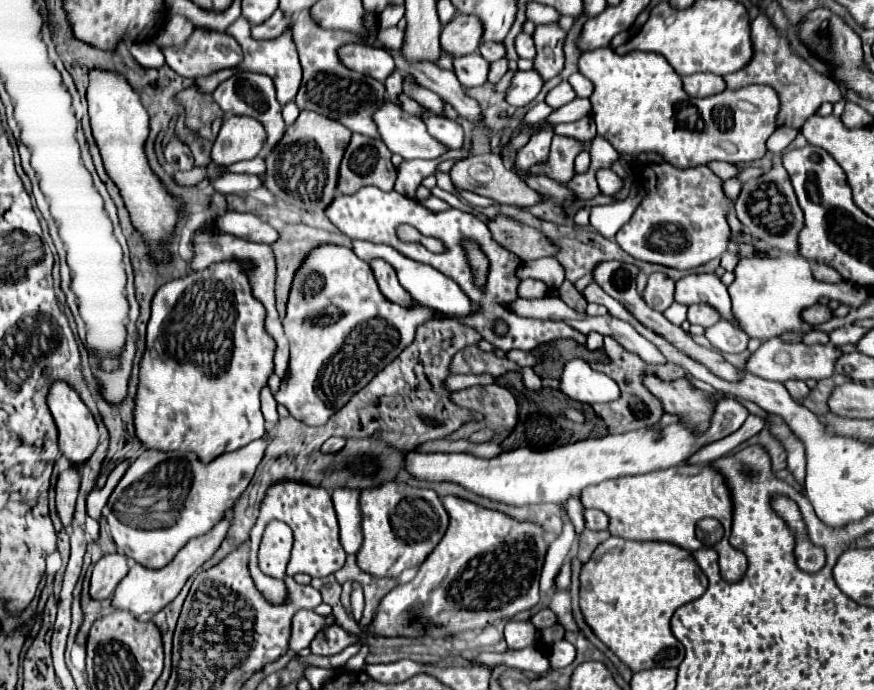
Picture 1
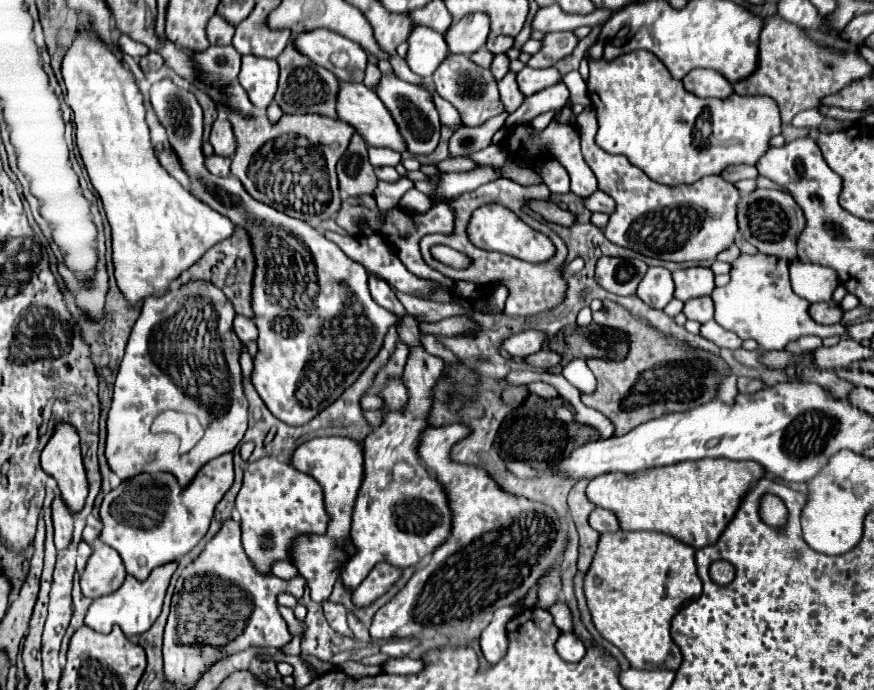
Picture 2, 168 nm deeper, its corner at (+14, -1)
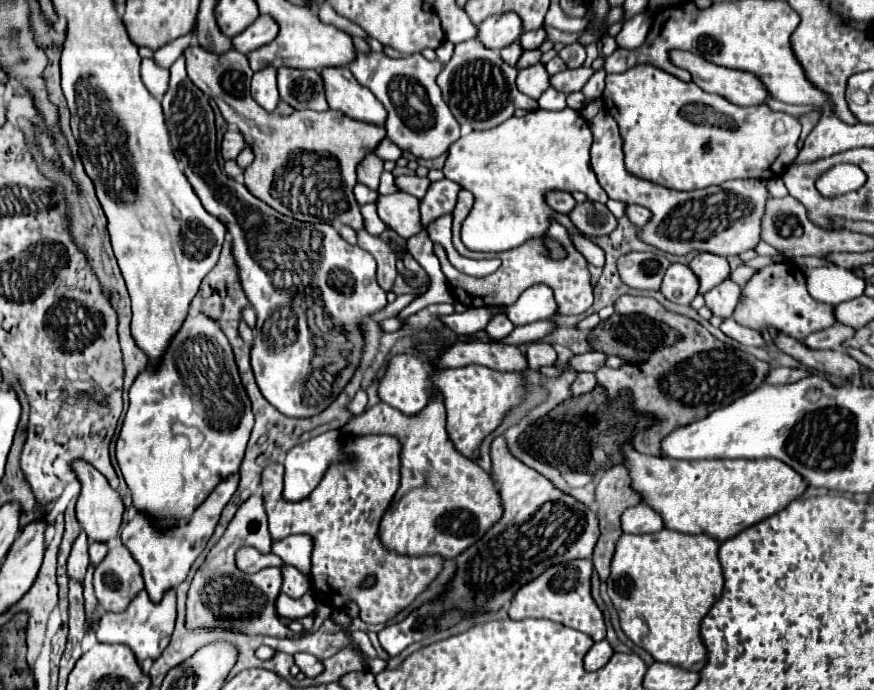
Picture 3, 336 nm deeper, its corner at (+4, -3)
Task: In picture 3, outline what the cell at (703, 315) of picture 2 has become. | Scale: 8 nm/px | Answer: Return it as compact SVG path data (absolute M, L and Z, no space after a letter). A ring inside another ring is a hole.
M730 278L704 294L706 306L712 310L714 316L720 316L720 318L732 316L736 304L738 304L738 298L740 298L740 286L734 284Z

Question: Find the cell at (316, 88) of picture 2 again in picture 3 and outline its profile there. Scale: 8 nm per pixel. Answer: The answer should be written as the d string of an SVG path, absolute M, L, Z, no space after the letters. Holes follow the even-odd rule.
M278 68L280 98L294 110L328 110L320 70Z

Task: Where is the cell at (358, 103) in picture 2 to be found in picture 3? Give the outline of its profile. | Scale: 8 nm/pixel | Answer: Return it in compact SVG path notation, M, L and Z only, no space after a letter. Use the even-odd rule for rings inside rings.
M324 68L322 78L332 110L340 110L360 122L386 124L386 108L378 104L378 98L368 88L354 80L348 68Z

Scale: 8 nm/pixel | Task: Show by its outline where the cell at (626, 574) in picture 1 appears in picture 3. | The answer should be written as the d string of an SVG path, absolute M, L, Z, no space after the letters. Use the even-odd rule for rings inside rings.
M662 530L656 534L622 534L614 560L610 566L610 576L606 580L608 584L608 596L618 610L620 626L624 634L656 660L674 664L686 670L700 670L706 664L706 648L700 640L700 620L706 616L710 606L720 598L722 592L722 568L718 562L718 546L720 542L704 536L704 534L682 534L674 530Z

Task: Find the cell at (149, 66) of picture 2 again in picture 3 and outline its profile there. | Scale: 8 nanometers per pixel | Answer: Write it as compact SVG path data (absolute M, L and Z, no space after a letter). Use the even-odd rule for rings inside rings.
M154 58L142 60L142 80L146 88L152 92L152 96L156 96L158 100L168 88L168 76L168 68L162 68Z

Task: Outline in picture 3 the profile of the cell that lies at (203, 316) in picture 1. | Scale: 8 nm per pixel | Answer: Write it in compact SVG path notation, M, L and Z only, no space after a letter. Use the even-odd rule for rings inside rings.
M198 312L198 316L186 316L186 320L182 322L182 328L176 332L174 340L170 340L170 348L166 348L166 356L162 356L162 364L158 364L158 368L150 368L150 364L138 374L138 380L134 380L134 384L130 386L130 392L128 392L128 398L130 398L130 406L128 406L128 412L124 416L124 424L122 424L122 430L120 430L120 436L118 436L118 442L116 442L116 460L118 460L118 466L122 470L122 476L132 492L132 500L134 500L134 508L140 510L140 512L146 512L150 514L152 518L158 520L160 526L174 526L182 520L188 520L190 514L206 500L206 496L216 488L218 482L222 482L226 476L238 472L240 468L240 462L244 458L244 450L246 450L246 444L248 444L248 436L252 432L252 426L254 426L254 414L252 414L252 404L250 404L250 398L246 396L246 390L242 386L242 380L240 380L240 374L238 374L238 366L236 366L236 360L234 360L234 350L230 348L230 342L226 340L226 334L222 332L222 328L218 328L218 322L210 320L206 314ZM174 422L182 422L186 426L196 426L196 424L206 424L206 426L196 426L204 432L204 442L198 450L190 450L188 448L188 438L186 436L172 436L172 424Z

